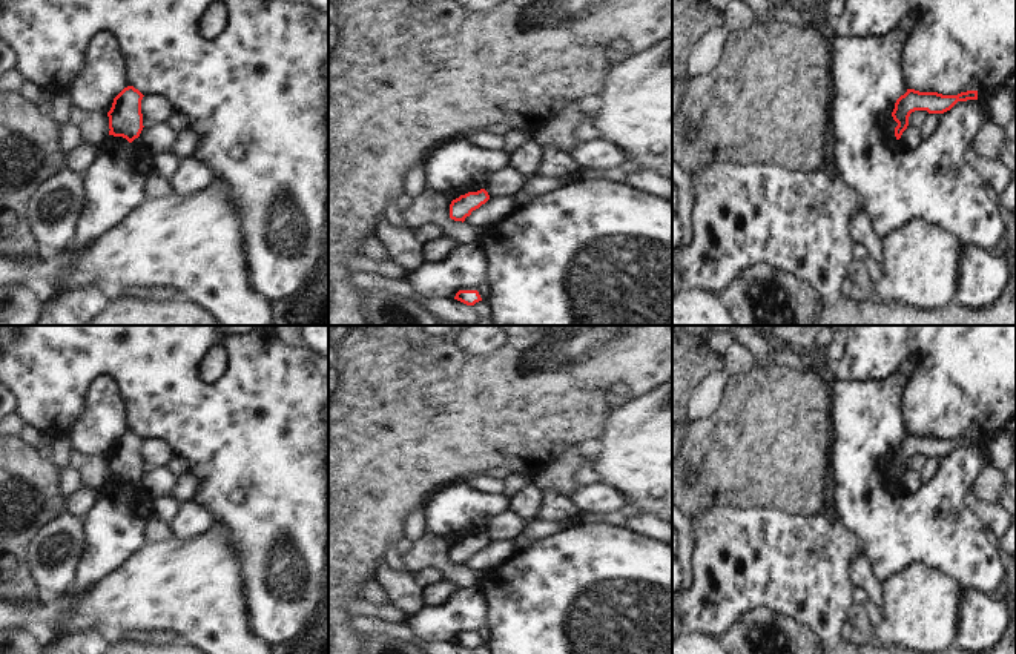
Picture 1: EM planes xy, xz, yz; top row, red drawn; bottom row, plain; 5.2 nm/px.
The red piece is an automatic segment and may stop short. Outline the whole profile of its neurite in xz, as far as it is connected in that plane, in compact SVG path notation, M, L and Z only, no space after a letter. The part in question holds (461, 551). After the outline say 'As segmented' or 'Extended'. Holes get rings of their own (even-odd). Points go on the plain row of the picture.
M485 533L477 536L468 536L453 543L450 548L450 562L454 565L465 565L467 560L471 559L473 554L479 553L490 543L490 539Z. As segmented.

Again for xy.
M134 430L124 431L112 447L109 461L109 479L123 481L129 487L143 474L141 444L143 438Z. As segmented.

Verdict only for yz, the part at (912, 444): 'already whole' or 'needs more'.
already whole

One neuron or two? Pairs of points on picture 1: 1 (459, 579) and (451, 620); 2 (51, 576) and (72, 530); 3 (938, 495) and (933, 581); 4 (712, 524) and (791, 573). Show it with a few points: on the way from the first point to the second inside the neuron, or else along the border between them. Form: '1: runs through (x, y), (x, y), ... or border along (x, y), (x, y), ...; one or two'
1: border along (479, 584), (458, 590); two
2: runs through (62, 565), (71, 554), (72, 541); one
3: border along (898, 573), (912, 562), (926, 562), (964, 587); two
4: runs through (732, 544), (754, 562), (771, 562); one

